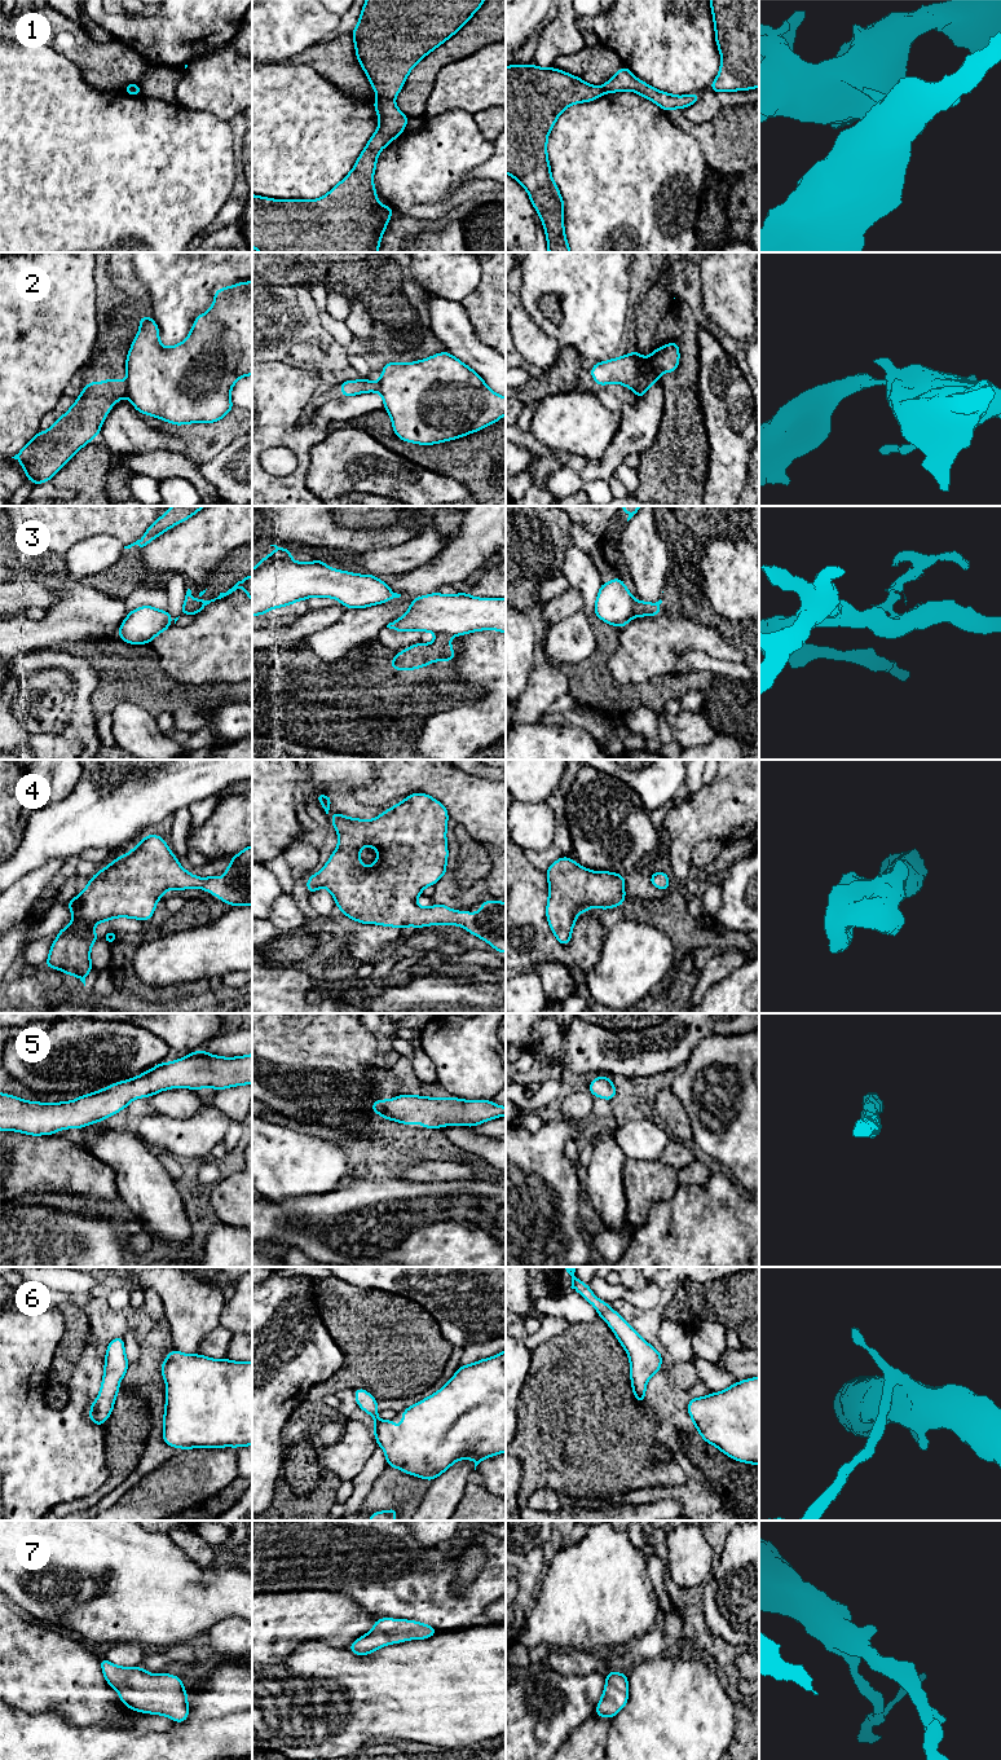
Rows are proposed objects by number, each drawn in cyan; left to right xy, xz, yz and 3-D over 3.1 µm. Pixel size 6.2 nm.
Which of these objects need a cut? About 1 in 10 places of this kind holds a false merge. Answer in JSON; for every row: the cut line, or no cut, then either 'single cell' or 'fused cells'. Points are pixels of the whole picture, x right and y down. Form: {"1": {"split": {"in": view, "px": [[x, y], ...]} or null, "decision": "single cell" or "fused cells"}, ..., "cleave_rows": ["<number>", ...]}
{"1": {"split": {"in": "xz", "px": [[378, 96], [392, 98]]}, "decision": "fused cells"}, "2": {"split": {"in": "xy", "px": [[124, 382], [127, 394]]}, "decision": "fused cells"}, "3": {"split": {"in": "xy", "px": [[193, 602], [195, 604], [194, 615]]}, "decision": "fused cells"}, "4": {"split": null, "decision": "single cell"}, "5": {"split": null, "decision": "single cell"}, "6": {"split": null, "decision": "single cell"}, "7": {"split": null, "decision": "single cell"}, "cleave_rows": ["1", "2", "3"]}

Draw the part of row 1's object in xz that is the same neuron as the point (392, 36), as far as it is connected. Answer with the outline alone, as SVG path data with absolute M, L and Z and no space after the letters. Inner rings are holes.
M366 0L365 5L362 6L358 25L350 32L350 35L354 39L357 60L358 60L361 67L363 69L363 71L366 72L369 83L372 85L378 97L394 98L400 93L400 91L402 89L402 87L406 82L406 78L410 74L410 71L413 70L413 67L423 57L425 57L428 53L431 53L438 45L441 45L449 38L451 38L455 32L458 32L485 1L486 0Z

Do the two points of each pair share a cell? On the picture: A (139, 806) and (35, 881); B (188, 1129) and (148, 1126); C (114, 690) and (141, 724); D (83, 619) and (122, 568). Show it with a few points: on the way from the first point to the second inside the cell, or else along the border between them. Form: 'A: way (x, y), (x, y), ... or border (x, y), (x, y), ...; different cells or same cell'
A: border (65, 859), (49, 859), (34, 868); different cells
B: way (177, 1129), (158, 1127); same cell
C: border (111, 712), (120, 703), (136, 703), (153, 714); different cells
D: border (80, 580), (124, 601); different cells

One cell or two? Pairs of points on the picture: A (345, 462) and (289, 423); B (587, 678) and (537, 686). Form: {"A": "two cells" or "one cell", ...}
{"A": "two cells", "B": "two cells"}

